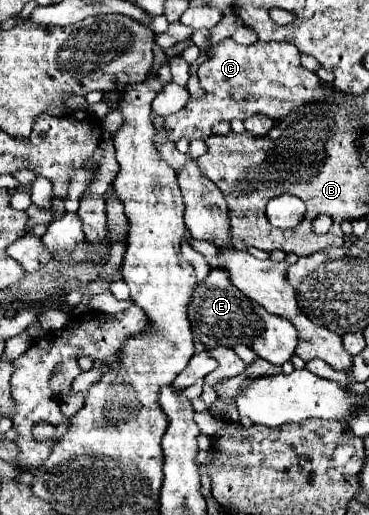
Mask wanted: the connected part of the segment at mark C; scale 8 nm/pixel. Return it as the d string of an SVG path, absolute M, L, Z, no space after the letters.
M225 38L211 46L209 60L199 66L197 76L205 96L189 100L179 112L165 116L163 128L173 142L179 138L207 140L213 124L221 120L245 120L253 114L267 114L273 120L281 120L299 106L325 98L321 80L315 72L309 72L299 64L299 50L287 42L259 40L251 46L241 46L233 38Z

